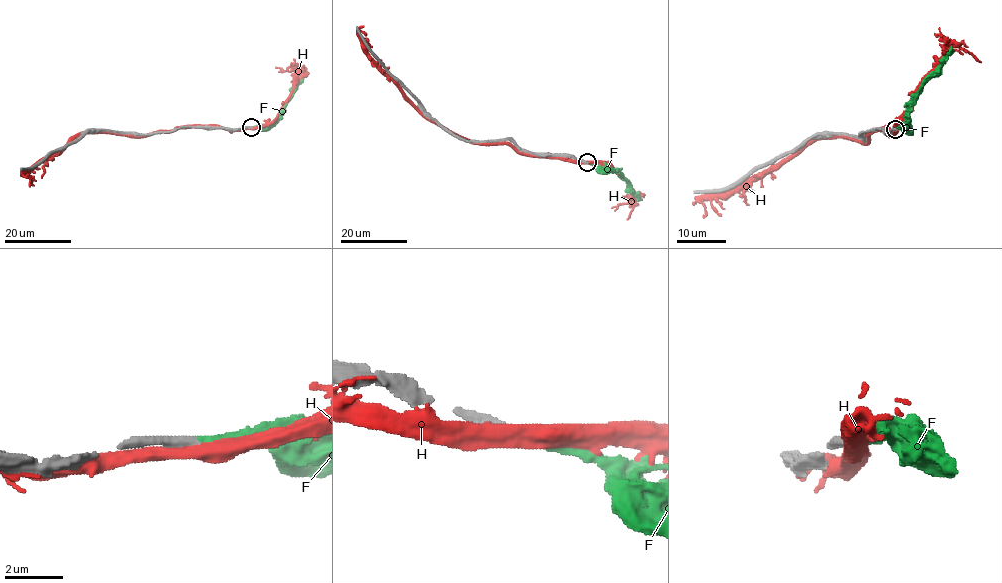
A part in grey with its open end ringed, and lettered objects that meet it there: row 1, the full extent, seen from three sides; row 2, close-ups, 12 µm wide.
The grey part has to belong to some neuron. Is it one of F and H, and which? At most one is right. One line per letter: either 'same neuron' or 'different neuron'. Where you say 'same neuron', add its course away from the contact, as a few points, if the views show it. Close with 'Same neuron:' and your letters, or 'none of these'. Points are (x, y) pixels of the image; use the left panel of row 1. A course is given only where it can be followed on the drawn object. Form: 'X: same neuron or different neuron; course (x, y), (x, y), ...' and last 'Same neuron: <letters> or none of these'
F: same neuron; course (251, 126), (271, 125), (305, 71)
H: different neuron
Same neuron: F

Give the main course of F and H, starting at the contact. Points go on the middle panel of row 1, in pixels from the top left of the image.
F: (587, 162), (607, 167), (618, 174), (641, 200)
H: (585, 162), (520, 154), (505, 144), (469, 142), (445, 130), (431, 121), (370, 55), (358, 32), (365, 33)

